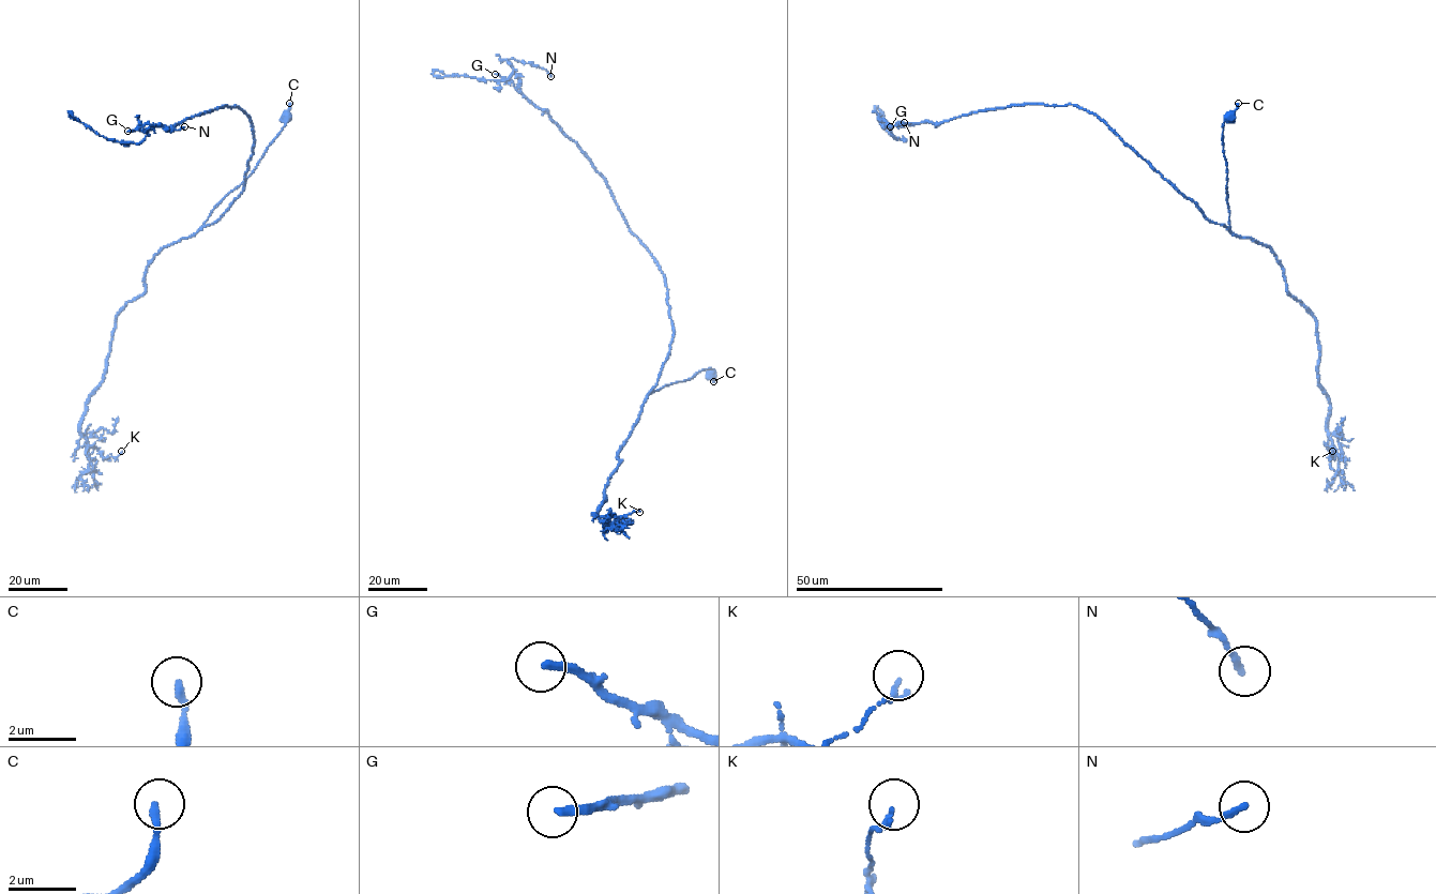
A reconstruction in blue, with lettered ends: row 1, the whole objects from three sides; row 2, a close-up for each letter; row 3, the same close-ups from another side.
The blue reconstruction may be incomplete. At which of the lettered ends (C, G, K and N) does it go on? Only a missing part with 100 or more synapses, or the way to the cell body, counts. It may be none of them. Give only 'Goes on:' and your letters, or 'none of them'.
Goes on: G

